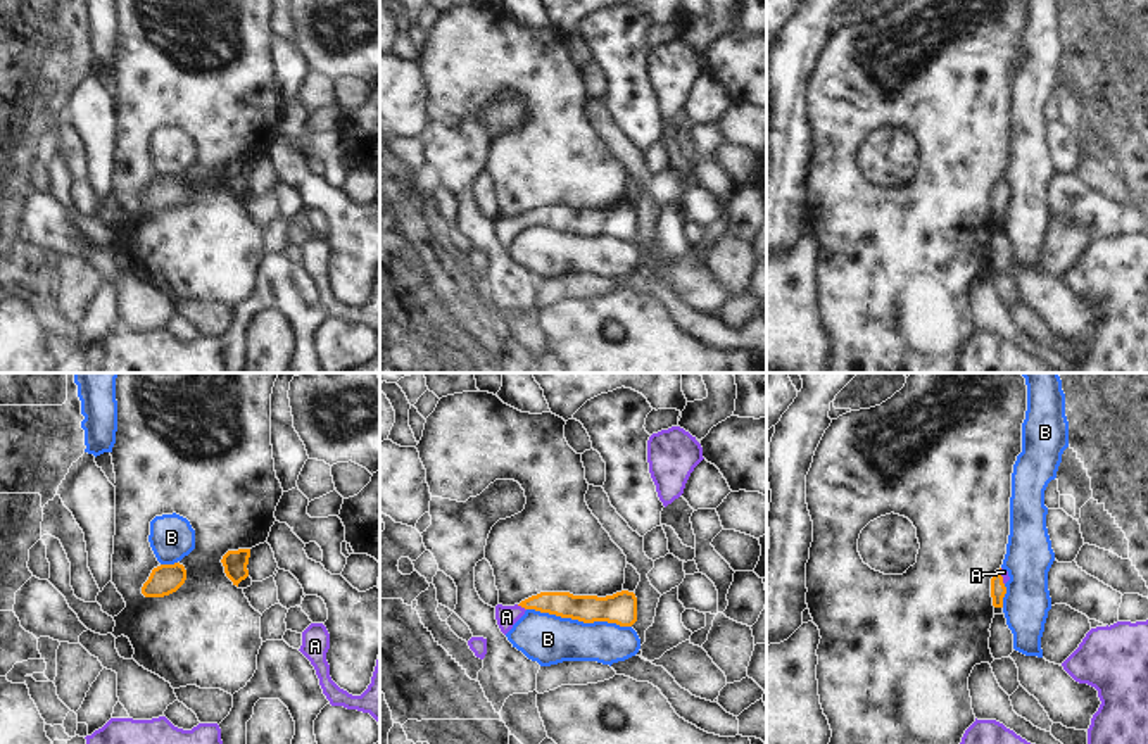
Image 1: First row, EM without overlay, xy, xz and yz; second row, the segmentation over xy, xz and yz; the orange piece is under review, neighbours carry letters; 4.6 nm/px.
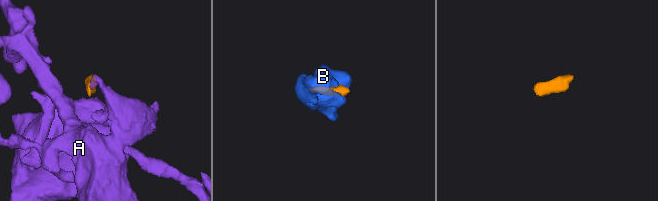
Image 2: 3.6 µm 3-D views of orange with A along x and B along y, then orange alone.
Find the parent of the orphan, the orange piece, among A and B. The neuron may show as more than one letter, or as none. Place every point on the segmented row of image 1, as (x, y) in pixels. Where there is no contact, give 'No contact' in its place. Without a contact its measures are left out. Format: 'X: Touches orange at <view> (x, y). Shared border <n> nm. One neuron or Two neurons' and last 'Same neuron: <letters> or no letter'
A: Touches orange at xz (522, 606). Shared border 50 nm. One neuron
B: Touches orange at xz (579, 620). Shared border 500 nm. Two neurons
Same neuron: A

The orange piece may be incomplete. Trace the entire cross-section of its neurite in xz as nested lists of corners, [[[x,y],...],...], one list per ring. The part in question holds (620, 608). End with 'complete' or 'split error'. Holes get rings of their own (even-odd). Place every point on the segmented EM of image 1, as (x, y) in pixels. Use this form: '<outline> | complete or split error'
[[[621,590],[613,596],[573,596],[570,592],[540,592],[514,606],[495,606],[495,620],[506,635],[527,609],[571,618],[583,623],[608,621],[632,627],[637,621],[637,597]]] | split error

